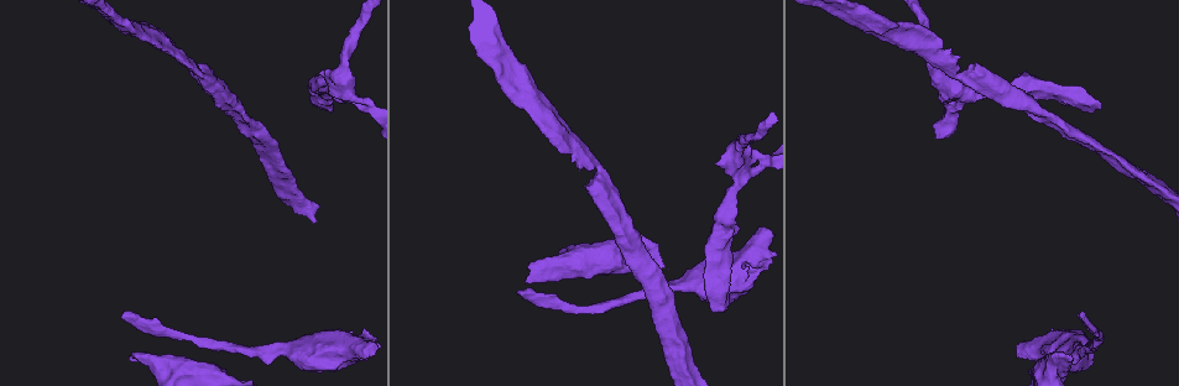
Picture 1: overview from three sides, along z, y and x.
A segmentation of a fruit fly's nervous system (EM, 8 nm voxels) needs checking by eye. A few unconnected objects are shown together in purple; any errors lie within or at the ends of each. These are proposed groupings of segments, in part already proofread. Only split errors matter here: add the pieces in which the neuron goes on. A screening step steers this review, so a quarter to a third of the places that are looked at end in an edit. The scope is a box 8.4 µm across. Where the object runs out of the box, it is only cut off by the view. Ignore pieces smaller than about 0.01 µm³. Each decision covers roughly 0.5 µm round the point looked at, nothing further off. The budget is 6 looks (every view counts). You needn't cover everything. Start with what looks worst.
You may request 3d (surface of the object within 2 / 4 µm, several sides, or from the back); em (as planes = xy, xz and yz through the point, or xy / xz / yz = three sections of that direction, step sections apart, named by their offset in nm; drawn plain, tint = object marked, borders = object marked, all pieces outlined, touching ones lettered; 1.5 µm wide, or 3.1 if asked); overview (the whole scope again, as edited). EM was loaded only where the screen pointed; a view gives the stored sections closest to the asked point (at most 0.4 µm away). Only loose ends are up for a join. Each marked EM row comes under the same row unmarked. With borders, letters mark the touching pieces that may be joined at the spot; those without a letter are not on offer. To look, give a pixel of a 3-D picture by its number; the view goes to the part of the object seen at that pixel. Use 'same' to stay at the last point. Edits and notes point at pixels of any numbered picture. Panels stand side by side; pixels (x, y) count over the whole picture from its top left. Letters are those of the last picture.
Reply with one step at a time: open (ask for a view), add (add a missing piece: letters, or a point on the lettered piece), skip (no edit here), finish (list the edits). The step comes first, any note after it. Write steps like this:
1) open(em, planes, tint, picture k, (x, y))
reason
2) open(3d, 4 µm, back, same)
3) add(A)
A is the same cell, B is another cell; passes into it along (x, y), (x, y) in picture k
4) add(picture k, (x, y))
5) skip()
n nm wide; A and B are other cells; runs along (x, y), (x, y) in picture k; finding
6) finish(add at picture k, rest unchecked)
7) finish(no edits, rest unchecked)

open(em, yz, step 4, borders, picture 1, (330, 107))
free end

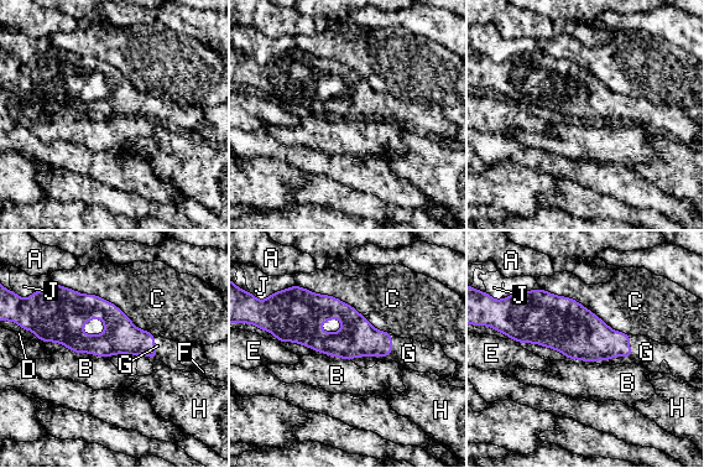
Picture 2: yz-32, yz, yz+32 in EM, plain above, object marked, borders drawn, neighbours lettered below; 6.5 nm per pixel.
open(em, planes, borders, same)
another direction

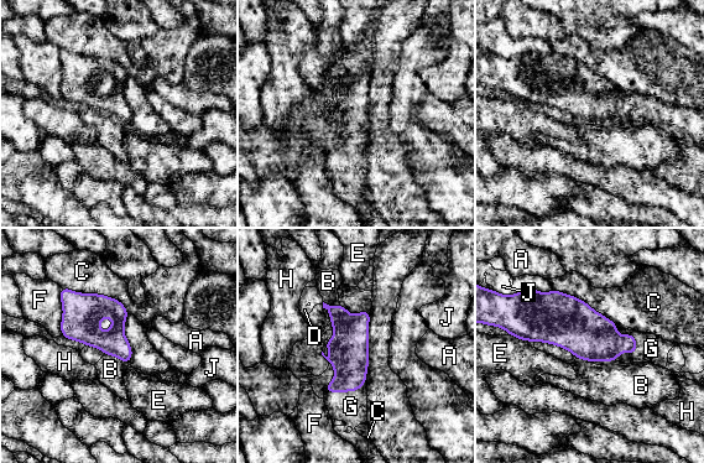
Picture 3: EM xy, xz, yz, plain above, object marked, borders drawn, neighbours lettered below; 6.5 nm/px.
add(G)
G is the same cell, A, B, C, D, E, F, H and J are other cells; passes into it along (349, 357), (349, 390), (350, 406) in picture 3; the neuron continues

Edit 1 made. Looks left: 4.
open(3d, 4 µm, picture 1, (366, 358))
thick end

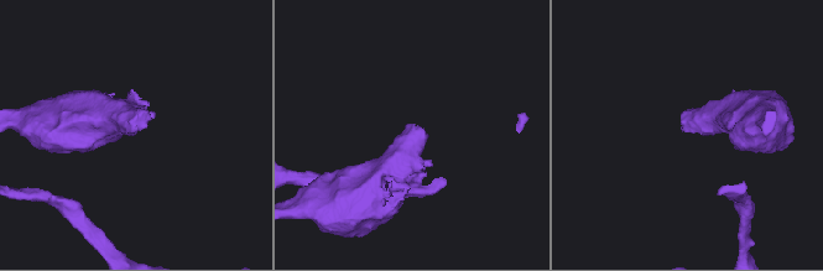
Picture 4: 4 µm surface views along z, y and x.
open(em, planes, tint, picture 4, (414, 125))
need the tissue

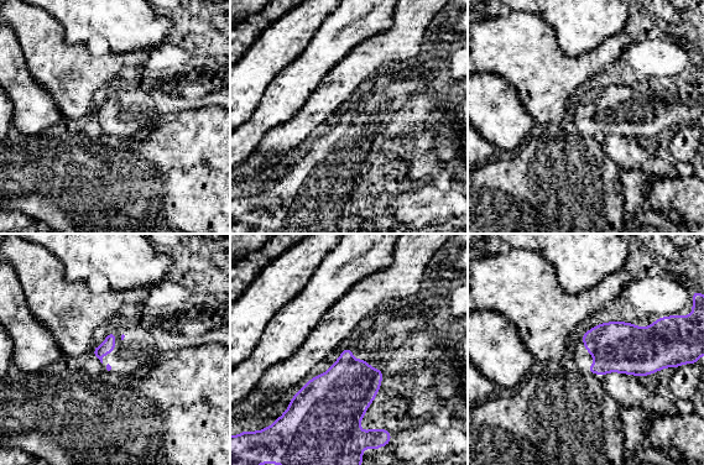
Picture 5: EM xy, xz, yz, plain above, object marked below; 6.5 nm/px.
open(em, planes, borders, same)

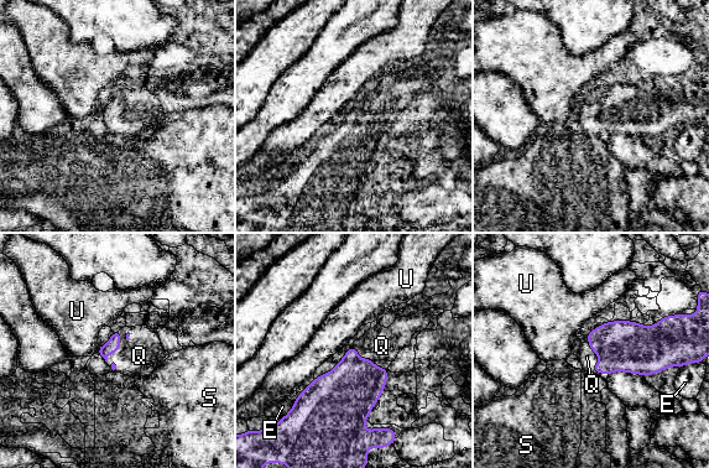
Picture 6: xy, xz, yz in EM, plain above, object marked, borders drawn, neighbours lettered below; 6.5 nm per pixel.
add(Q)
Q is the same cell, E, S and U are other cells; passes into it along (113, 346), (110, 352), (139, 355) in picture 6; the neuron continues

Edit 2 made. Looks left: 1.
finish(add at picture 3, add at picture 6, rest unchecked)

